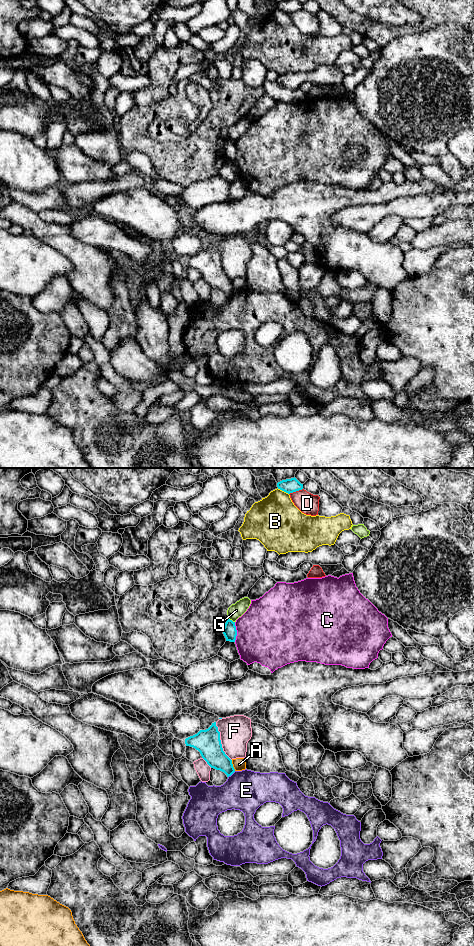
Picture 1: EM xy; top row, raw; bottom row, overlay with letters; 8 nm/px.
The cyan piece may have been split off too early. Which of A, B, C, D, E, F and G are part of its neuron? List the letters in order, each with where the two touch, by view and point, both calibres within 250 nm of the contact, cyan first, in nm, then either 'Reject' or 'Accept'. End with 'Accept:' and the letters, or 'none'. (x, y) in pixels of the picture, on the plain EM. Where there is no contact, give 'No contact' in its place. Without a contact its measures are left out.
A: Touches cyan at xy (232, 285). Thickness 190 nm (cyan) against 110 nm. Reject
B: Touches cyan at xy (283, 10). Thickness 110 nm (cyan) against 400 nm. Reject
C: Touches cyan at xy (236, 152). Thickness 110 nm (cyan) against 500 nm. Reject
D: Touches cyan at xy (295, 11). Thickness 110 nm (cyan) against 170 nm. Reject
E: Touches cyan at xy (231, 294). Thickness 180 nm (cyan) against 320 nm. Reject
F: Touches cyan at xy (220, 261). Thickness 200 nm (cyan) against 260 nm. Reject
G: Touches cyan at xy (231, 140). Thickness 110 nm (cyan) against 120 nm. Reject
Accept: none

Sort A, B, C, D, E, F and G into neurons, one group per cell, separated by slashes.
A / B / C / D / E / F / G

